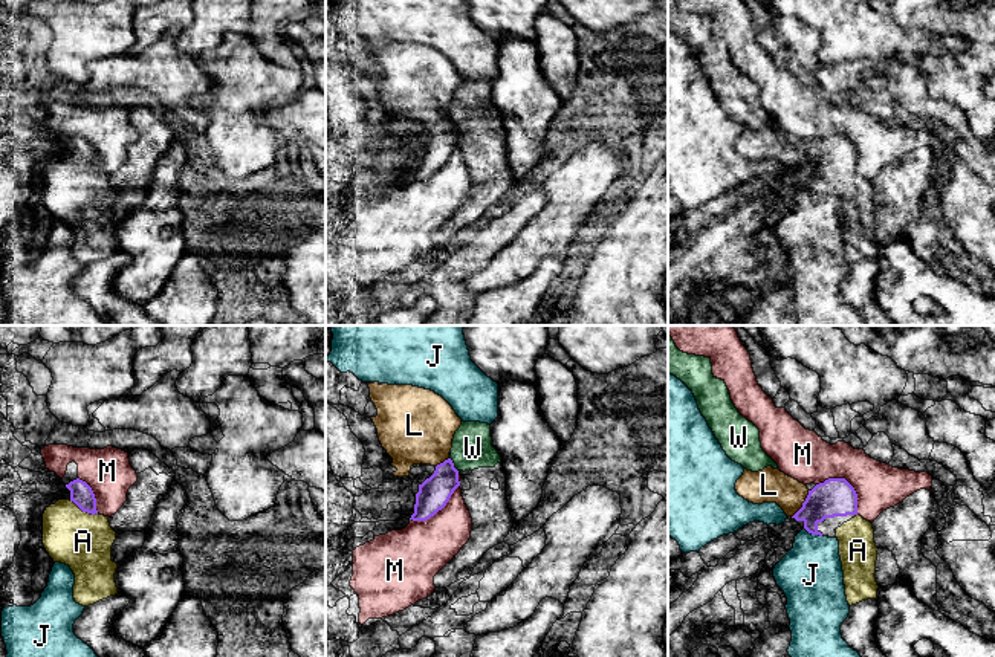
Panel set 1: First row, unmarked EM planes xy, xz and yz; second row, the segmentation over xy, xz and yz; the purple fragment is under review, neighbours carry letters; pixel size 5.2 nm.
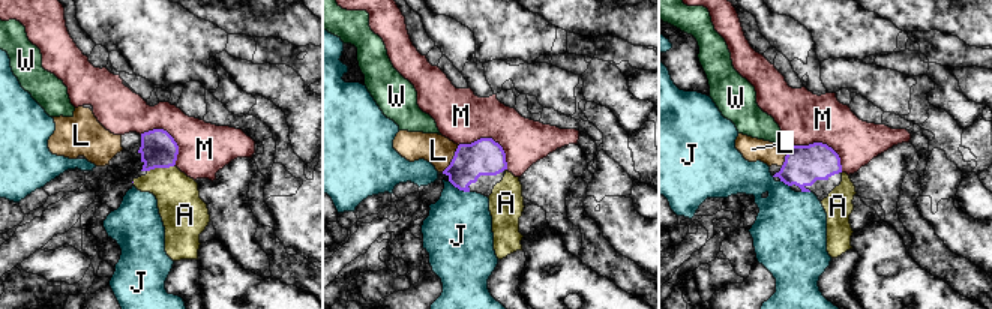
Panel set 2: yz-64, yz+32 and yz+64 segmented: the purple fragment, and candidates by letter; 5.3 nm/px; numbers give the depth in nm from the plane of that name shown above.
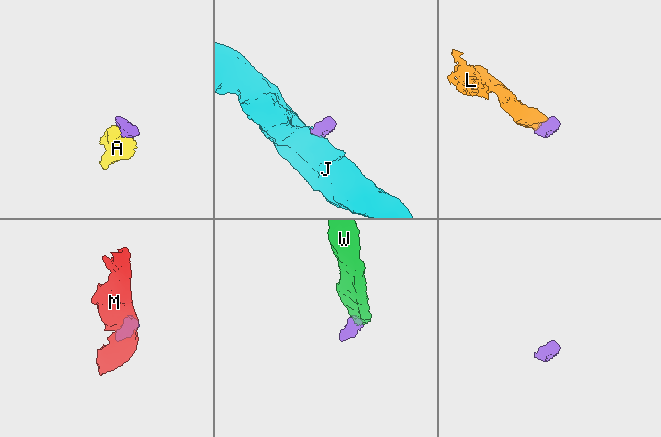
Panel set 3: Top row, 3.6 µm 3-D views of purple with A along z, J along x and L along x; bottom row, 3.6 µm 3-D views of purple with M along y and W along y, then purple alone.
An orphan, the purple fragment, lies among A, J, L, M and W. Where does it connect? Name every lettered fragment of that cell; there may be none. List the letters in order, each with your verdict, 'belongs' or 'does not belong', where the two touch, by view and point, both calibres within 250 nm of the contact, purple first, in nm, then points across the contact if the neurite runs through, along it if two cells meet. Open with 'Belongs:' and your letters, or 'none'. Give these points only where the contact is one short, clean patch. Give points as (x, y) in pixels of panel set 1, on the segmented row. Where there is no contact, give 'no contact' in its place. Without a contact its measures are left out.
Belongs: A, L
A: belongs; contact xy (80, 508); calibres 120 and 300 nm; way xy (81, 494), (80, 508), (80, 538), (83, 541)
J: does not belong; contact yz (813, 534); calibres 200 and 340 nm; border yz (804, 527), (821, 537)
L: belongs; contact yz (803, 504); calibres 200 and 180 nm; way yz (835, 497), (816, 504), (803, 504), (783, 489), (769, 485)
M: does not belong; contact yz (849, 483); calibres 200 and 260 nm; border yz (816, 483), (826, 478), (844, 478), (856, 494), (858, 514)
W: does not belong; contact xz (453, 465); calibres 170 and 220 nm; border xz (450, 457), (457, 471)

